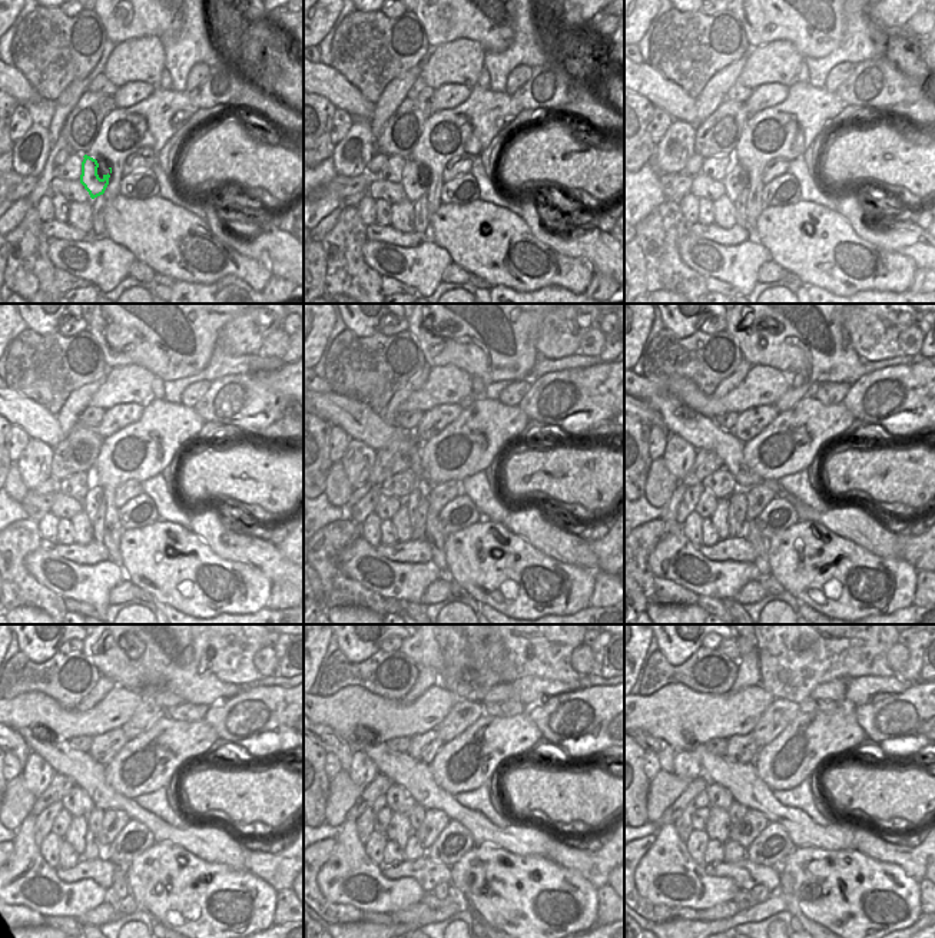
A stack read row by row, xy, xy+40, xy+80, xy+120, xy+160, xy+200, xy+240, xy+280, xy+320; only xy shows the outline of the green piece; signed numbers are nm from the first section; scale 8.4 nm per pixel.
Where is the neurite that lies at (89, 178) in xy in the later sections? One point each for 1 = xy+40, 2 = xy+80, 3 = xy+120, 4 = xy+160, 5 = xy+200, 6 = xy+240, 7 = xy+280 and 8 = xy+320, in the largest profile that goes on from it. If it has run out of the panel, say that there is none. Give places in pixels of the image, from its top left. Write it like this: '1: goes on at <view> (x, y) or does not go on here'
1: goes on at xy+40 (414, 188)
2: goes on at xy+80 (733, 186)
3: goes on at xy+120 (90, 504)
4: goes on at xy+160 (411, 501)
5: goes on at xy+200 (735, 526)
6: goes on at xy+240 (93, 849)
7: goes on at xy+280 (413, 849)
8: goes on at xy+320 (733, 852)

